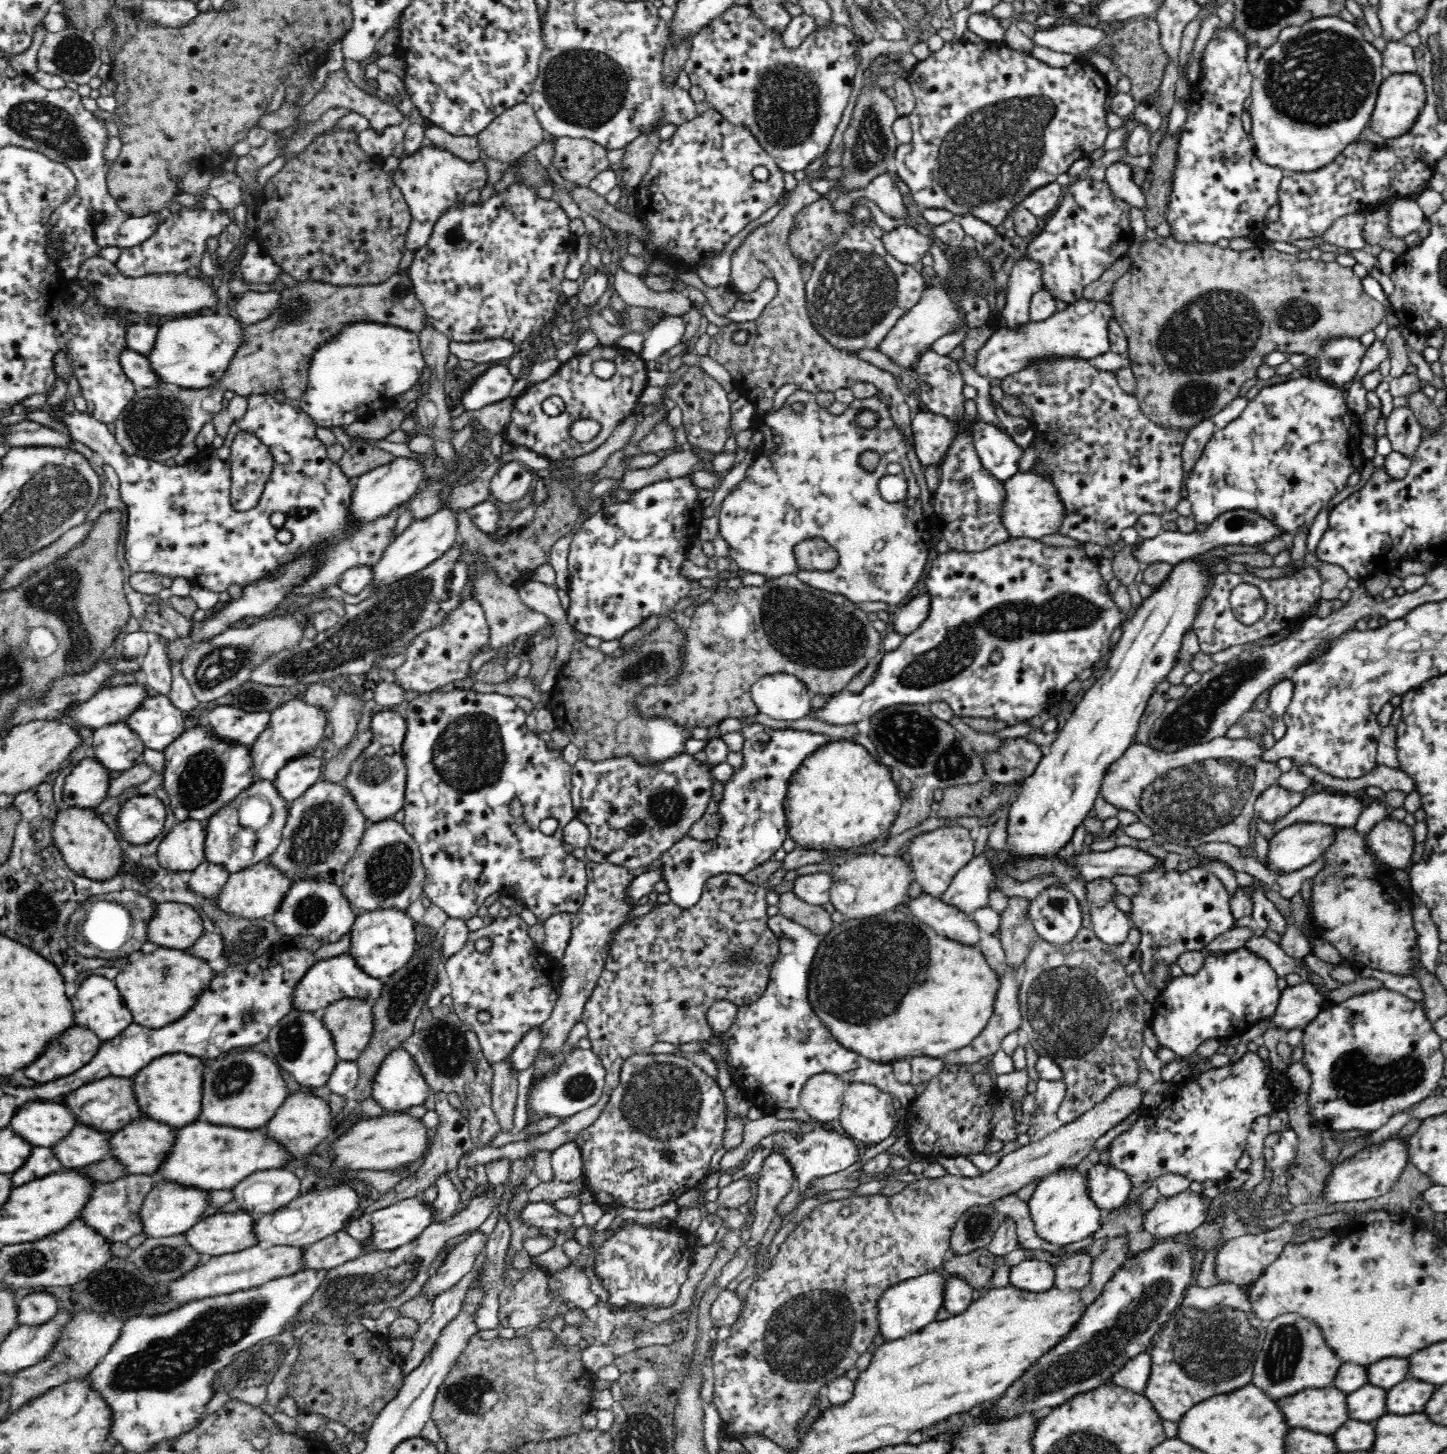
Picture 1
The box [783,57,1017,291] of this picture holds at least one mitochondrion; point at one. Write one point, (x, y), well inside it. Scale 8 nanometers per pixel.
(872, 143)

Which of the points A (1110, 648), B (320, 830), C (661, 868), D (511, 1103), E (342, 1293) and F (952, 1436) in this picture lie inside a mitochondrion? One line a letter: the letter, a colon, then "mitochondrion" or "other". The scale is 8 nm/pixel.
A: other
B: mitochondrion
C: other
D: other
E: mitochondrion
F: other

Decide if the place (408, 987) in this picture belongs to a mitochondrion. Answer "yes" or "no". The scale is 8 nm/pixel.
yes

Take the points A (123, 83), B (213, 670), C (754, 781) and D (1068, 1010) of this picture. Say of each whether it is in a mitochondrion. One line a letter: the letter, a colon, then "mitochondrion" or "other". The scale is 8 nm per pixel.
A: other
B: mitochondrion
C: mitochondrion
D: mitochondrion

